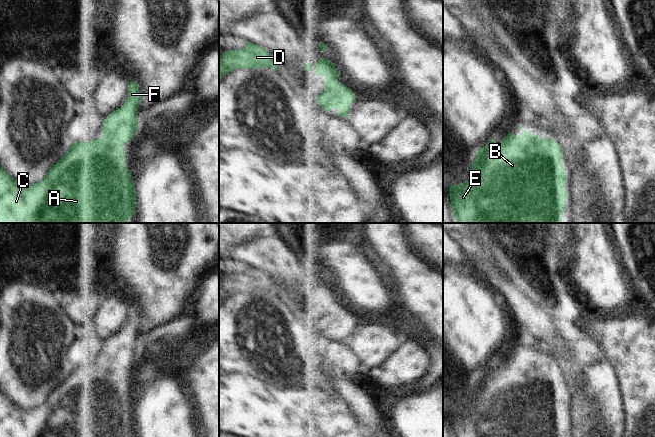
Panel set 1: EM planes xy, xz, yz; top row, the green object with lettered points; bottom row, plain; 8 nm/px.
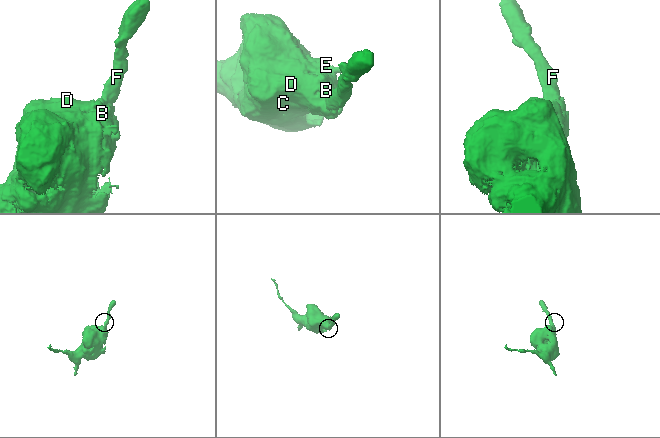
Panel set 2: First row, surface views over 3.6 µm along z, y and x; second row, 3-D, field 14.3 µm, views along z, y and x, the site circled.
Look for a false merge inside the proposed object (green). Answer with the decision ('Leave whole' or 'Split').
Leave whole.

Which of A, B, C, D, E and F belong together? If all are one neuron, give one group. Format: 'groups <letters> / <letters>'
groups A B C D E F

